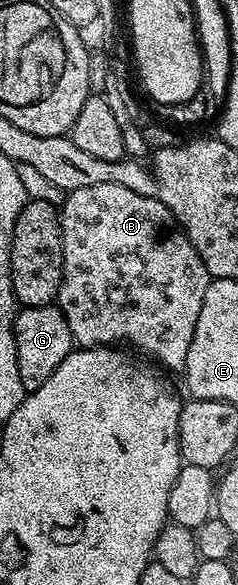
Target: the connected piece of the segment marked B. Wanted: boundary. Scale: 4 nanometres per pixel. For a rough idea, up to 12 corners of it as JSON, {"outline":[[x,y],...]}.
{"outline":[[67,191],[56,302],[80,348],[183,371],[210,276],[176,217]]}

